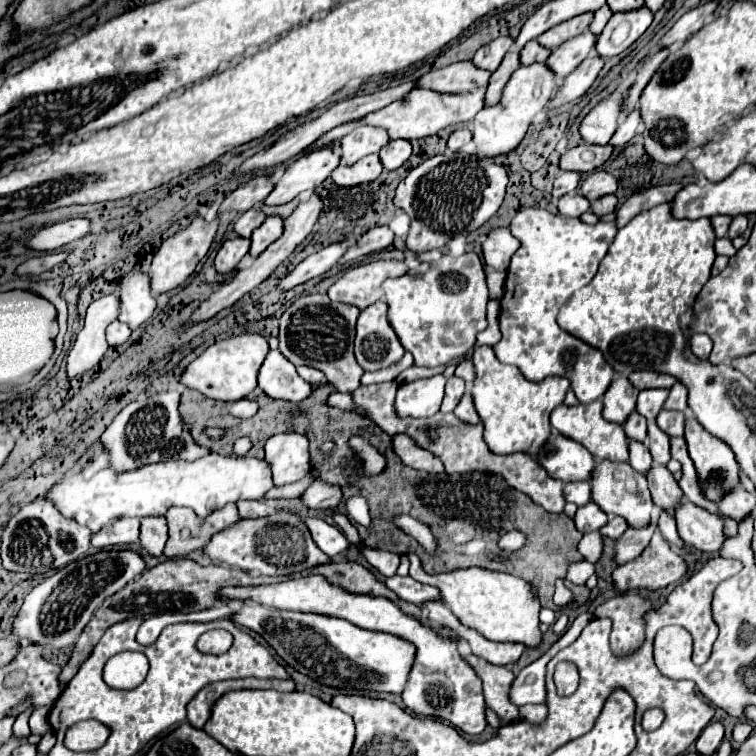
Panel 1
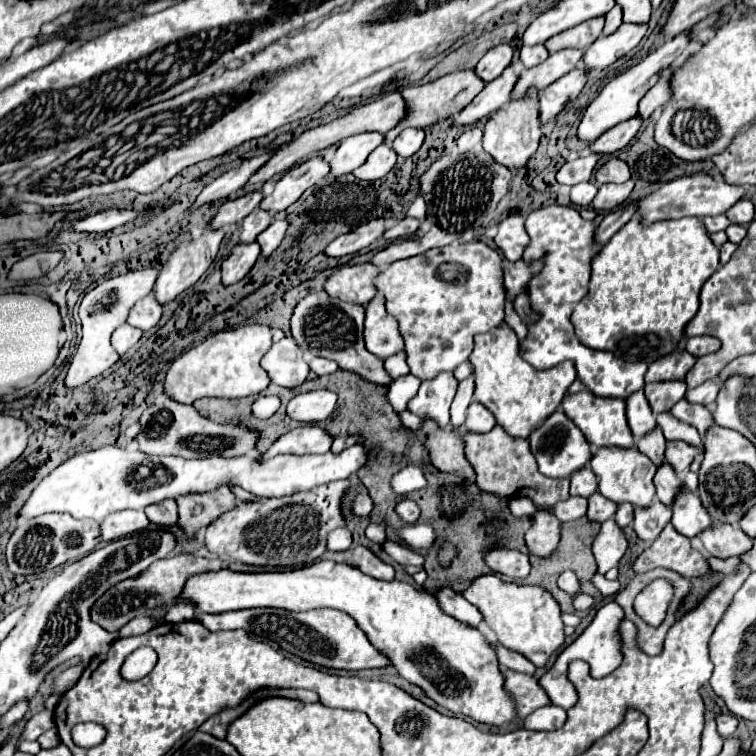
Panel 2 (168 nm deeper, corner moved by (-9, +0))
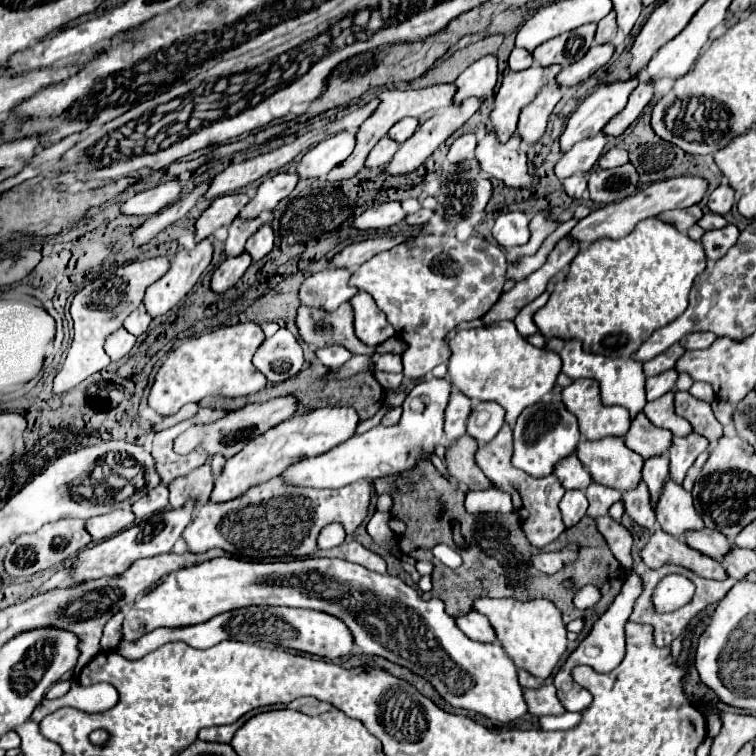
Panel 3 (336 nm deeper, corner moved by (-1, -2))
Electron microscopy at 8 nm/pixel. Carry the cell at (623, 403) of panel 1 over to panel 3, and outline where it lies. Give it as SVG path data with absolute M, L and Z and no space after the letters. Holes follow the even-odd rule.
M643 413L633 419L629 433L625 435L627 447L637 451L643 459L651 459L669 451L673 441L671 431L655 427Z

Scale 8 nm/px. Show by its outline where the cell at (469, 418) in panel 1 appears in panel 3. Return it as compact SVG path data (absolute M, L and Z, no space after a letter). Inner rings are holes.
M479 403L467 421L467 433L477 439L479 445L489 443L505 423L505 411L497 403Z

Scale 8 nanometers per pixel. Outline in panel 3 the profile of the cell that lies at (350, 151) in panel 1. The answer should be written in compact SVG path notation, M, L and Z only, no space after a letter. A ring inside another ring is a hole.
M341 131L319 141L311 147L297 165L299 177L325 177L333 167L343 163L355 147L355 135L349 131Z

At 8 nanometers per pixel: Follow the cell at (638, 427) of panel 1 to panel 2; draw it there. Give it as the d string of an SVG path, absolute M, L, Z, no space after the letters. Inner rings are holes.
M659 427L651 429L651 433L647 433L647 437L639 437L637 439L637 449L641 453L645 453L655 465L661 465L665 461L663 453L665 453L665 437L661 433Z

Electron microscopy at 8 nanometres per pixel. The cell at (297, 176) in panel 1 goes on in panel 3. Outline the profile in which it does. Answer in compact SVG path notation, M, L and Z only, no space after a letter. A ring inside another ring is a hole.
M287 171L287 173L277 173L273 177L267 177L259 189L257 195L241 209L239 217L241 219L253 219L263 211L273 211L275 205L285 199L297 185L297 173Z

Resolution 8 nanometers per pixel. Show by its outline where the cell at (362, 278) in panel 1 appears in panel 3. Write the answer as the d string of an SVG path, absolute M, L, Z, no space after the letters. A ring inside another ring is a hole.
M329 267L307 277L299 289L301 305L335 311L341 303L349 301L357 289L349 285L351 273L347 269Z

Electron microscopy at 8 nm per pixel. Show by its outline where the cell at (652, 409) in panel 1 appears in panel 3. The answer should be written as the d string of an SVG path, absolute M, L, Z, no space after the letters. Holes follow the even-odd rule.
M675 369L647 377L647 401L653 401L653 399L661 397L663 393L671 391L671 387L675 387L675 381L677 381Z

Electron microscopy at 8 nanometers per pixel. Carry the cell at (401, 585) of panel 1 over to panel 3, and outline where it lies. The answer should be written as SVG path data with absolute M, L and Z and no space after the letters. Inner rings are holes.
M471 611L467 615L461 615L459 619L455 619L455 623L459 625L459 629L471 637L473 641L481 641L481 643L497 643L497 633L491 627L489 619L485 619L481 613Z

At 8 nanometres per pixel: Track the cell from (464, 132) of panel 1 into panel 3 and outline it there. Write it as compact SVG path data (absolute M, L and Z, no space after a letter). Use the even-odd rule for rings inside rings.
M463 133L459 139L453 141L453 145L451 145L449 153L447 153L447 159L451 163L461 163L475 151L475 145L477 145L475 135L473 133Z

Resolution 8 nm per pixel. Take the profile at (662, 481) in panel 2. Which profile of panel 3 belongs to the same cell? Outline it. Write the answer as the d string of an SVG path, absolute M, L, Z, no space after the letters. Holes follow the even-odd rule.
M671 479L665 483L655 515L661 529L669 535L675 535L681 541L689 531L703 529L703 519L697 515L693 507L691 493L687 493L681 485L673 483Z

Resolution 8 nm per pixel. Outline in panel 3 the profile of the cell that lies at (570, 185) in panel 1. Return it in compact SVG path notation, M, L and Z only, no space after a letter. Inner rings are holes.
M603 131L591 139L583 139L573 145L567 153L563 153L561 161L555 165L555 175L559 179L567 179L577 173L587 173L595 161L601 157L603 147L607 145L609 135L603 135Z

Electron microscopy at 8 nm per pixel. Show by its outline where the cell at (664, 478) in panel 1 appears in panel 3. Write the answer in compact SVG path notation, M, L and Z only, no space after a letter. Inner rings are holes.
M703 529L703 531L693 531L693 533L687 533L685 537L687 545L713 557L713 559L723 559L723 555L727 555L735 543L725 539L721 533L715 533L711 529Z

